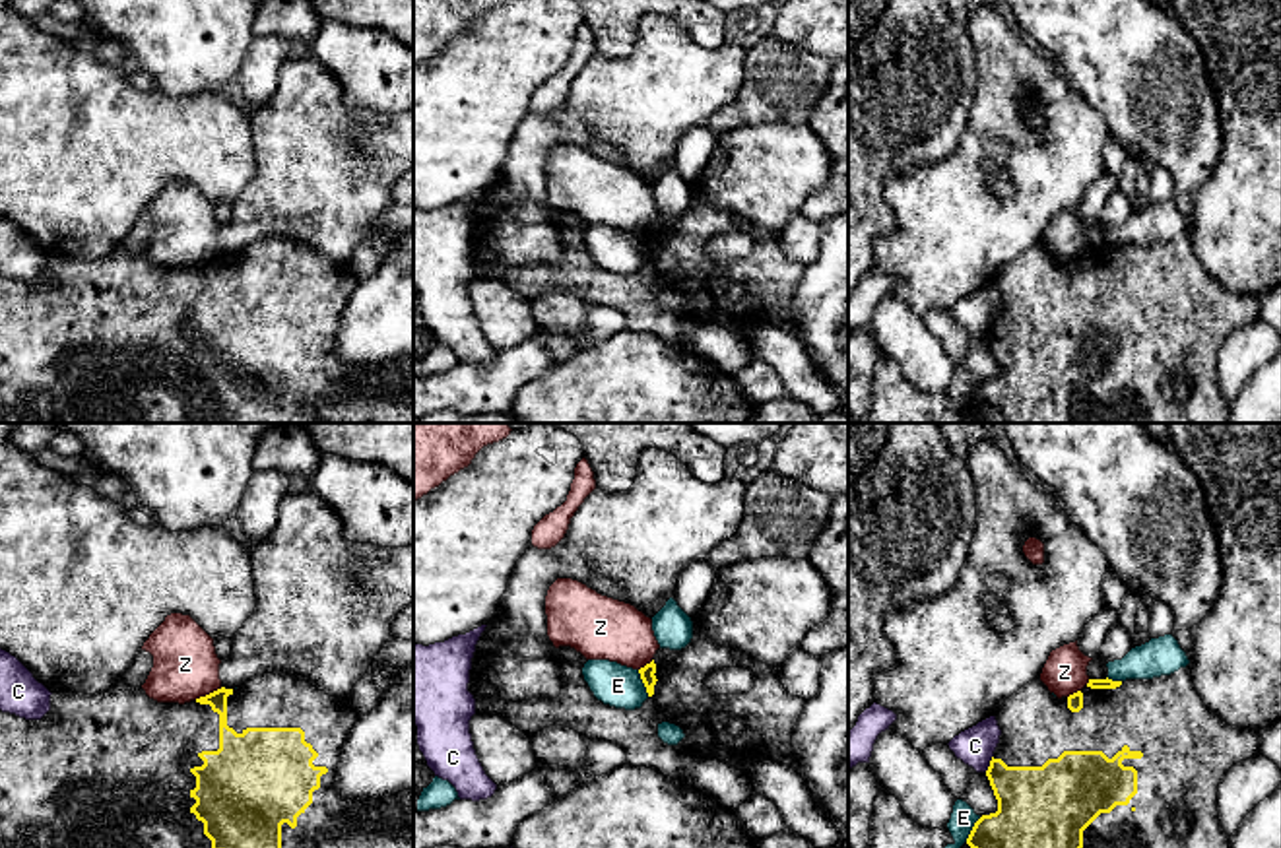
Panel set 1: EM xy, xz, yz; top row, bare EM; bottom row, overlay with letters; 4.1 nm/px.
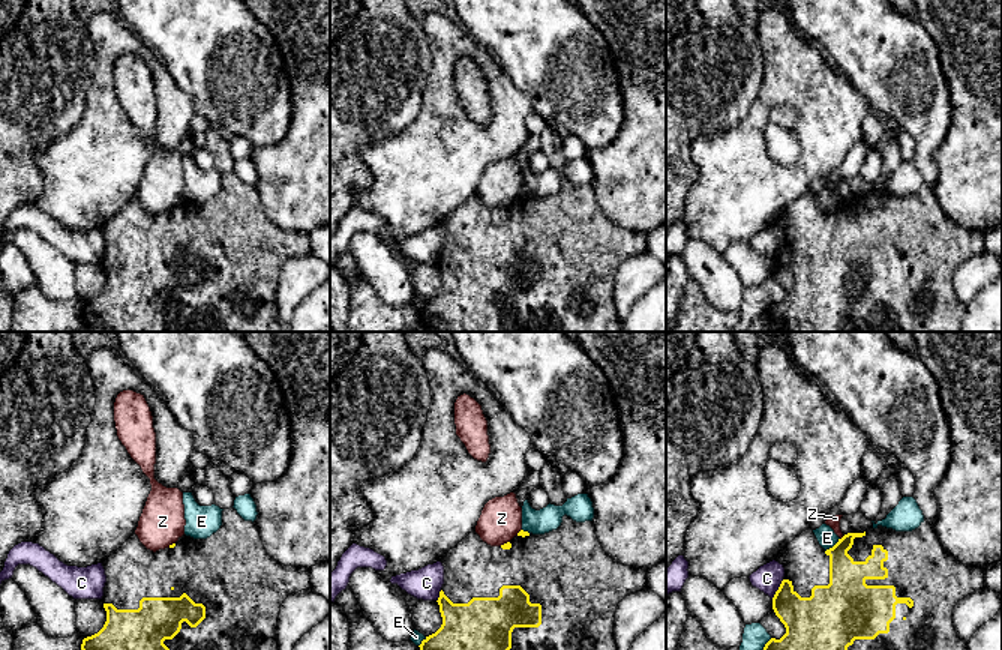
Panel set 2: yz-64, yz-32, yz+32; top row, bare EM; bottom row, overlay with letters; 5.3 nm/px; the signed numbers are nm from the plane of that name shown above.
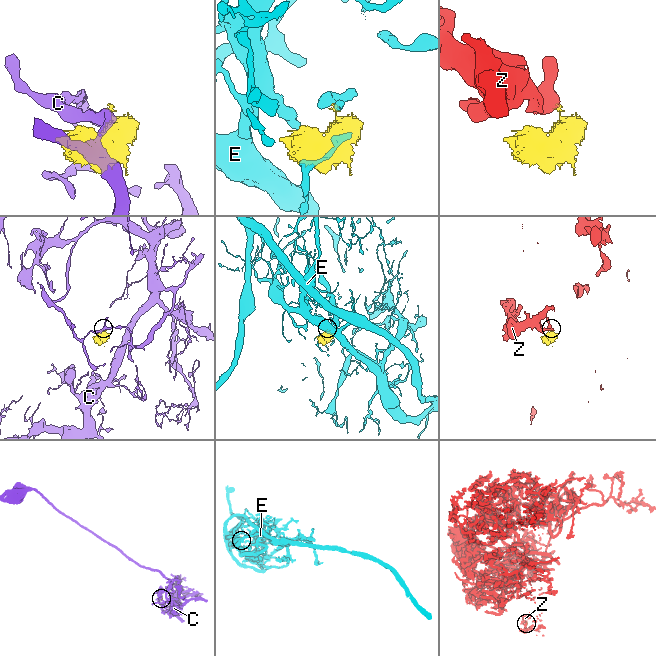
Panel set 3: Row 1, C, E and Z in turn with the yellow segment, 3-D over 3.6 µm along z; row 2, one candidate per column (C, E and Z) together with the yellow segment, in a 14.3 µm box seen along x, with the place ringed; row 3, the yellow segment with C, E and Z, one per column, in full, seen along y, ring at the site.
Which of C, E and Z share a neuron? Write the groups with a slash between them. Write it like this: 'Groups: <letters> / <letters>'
Groups: C / E / Z

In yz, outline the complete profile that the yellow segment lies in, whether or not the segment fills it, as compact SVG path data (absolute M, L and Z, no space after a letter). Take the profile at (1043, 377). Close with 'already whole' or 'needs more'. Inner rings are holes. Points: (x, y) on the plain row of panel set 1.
M1188 231L1170 241L1153 245L1089 245L1081 256L1062 264L1054 262L1038 243L1005 264L994 281L1002 301L986 342L998 365L998 376L982 380L974 388L967 404L970 415L986 419L988 423L1227 423L1231 402L1225 398L1219 386L1219 347L1232 330L1260 318L1258 297L1227 289L1215 277L1211 277L1203 270Z | needs more

